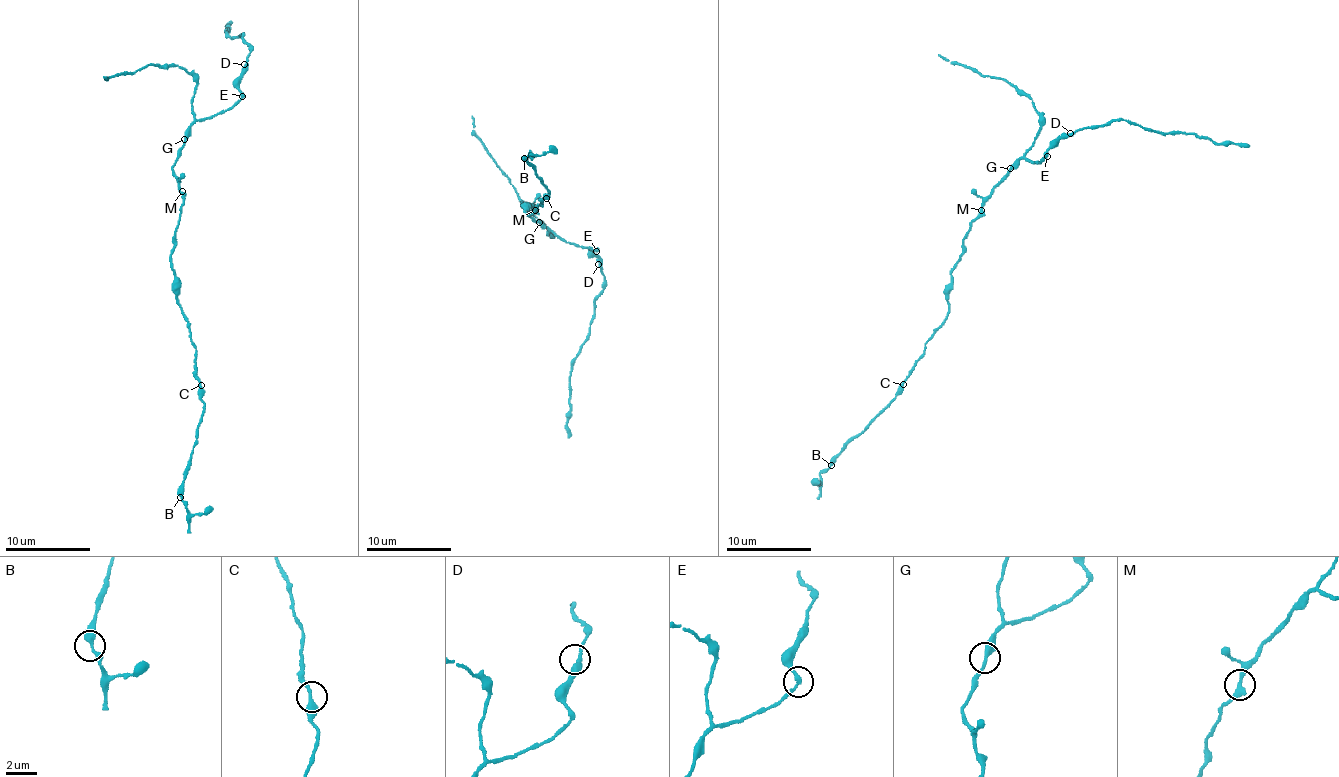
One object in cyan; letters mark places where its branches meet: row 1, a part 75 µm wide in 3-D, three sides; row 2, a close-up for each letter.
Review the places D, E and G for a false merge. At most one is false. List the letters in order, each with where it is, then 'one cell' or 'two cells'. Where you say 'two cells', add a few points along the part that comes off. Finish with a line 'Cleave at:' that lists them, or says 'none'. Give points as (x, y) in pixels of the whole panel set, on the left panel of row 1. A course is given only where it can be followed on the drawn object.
D: place (244, 64); one cell
E: place (242, 96); one cell
G: place (184, 139); one cell
Cleave at: none

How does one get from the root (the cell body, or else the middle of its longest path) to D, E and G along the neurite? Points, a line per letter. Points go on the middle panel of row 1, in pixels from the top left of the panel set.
D: (533, 211), (534, 207), (528, 212), (529, 216), (561, 238), (597, 249), (593, 252), (598, 264)
E: (533, 211), (534, 207), (528, 212), (529, 216), (561, 238), (596, 251)
G: (533, 211), (534, 207), (528, 212), (529, 216), (539, 223)

